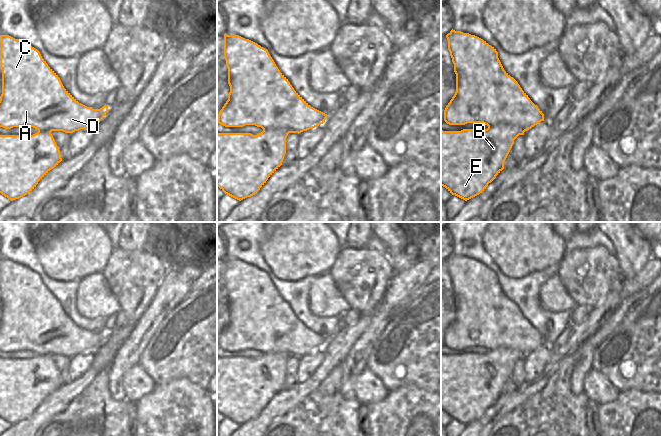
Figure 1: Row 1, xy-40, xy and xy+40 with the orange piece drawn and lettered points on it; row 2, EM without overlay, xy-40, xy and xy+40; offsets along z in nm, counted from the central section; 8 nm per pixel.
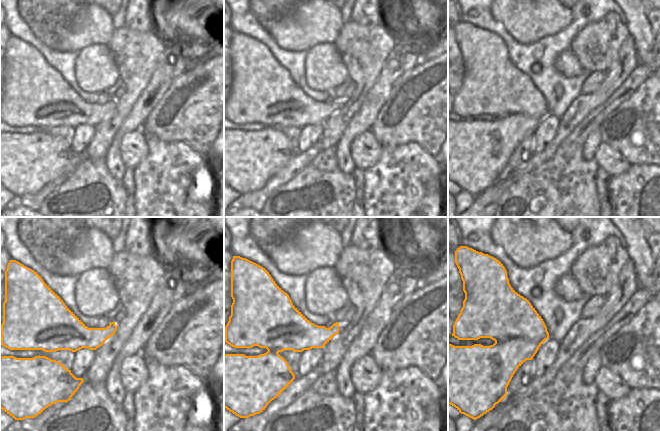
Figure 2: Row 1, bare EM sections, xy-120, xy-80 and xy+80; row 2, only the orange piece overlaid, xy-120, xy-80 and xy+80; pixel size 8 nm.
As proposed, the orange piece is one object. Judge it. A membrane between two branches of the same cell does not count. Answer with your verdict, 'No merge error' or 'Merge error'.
No merge error.

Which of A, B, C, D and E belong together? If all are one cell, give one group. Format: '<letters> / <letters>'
A B C D E

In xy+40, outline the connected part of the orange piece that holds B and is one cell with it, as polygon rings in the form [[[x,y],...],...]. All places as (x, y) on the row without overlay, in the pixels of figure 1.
[[[453,253],[446,259],[446,262],[456,298],[456,316],[444,334],[444,345],[449,349],[483,347],[488,350],[483,355],[477,353],[441,354],[441,410],[445,411],[452,419],[467,425],[482,417],[504,393],[504,386],[514,364],[544,345],[544,338],[530,324],[518,306],[504,294],[494,271],[475,259]]]

